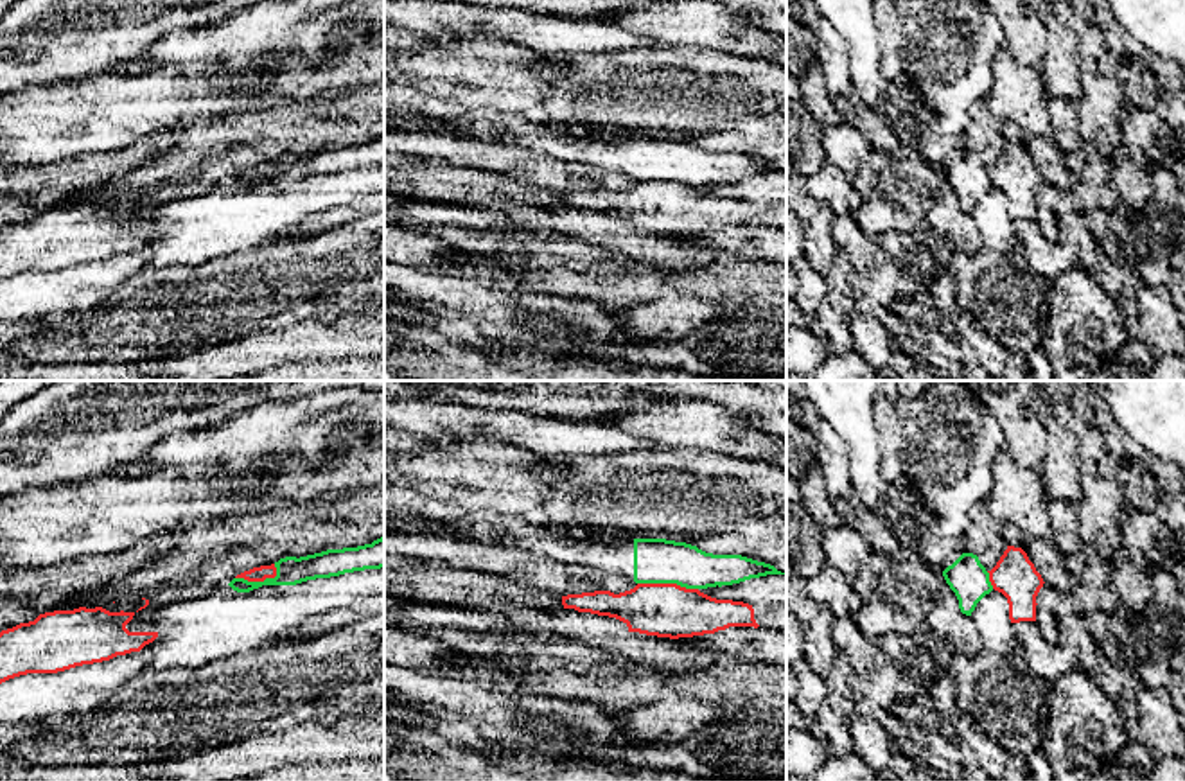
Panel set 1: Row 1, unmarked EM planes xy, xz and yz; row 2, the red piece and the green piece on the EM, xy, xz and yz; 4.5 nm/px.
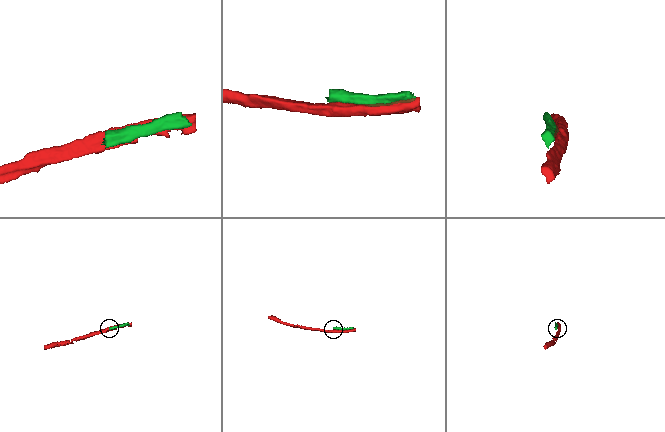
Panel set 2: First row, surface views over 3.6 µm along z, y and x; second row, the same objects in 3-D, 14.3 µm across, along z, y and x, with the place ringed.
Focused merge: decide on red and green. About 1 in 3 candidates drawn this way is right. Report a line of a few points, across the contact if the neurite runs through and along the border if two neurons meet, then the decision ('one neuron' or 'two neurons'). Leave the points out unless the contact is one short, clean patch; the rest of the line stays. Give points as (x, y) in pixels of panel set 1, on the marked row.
two neurons

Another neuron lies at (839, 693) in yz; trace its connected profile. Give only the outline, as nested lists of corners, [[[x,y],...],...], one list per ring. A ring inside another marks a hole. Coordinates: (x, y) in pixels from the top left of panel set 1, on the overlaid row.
[[[822,605],[817,609],[815,618],[804,627],[803,659],[824,679],[828,686],[828,702],[846,718],[853,718],[858,713],[856,700],[849,689],[844,671],[833,666],[833,621],[835,614],[830,607]]]

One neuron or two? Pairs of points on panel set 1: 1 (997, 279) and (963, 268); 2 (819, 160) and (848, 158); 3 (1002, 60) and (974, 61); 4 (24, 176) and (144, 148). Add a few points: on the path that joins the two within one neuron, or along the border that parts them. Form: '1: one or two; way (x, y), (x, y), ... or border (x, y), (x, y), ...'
1: one; way (988, 279), (972, 273)
2: two; border (823, 128), (823, 153), (828, 162)
3: two; border (999, 47), (993, 56), (993, 85), (984, 97)
4: one; way (54, 176), (76, 176), (114, 166)

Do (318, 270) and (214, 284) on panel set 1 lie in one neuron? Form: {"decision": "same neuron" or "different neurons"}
{"decision": "same neuron"}

